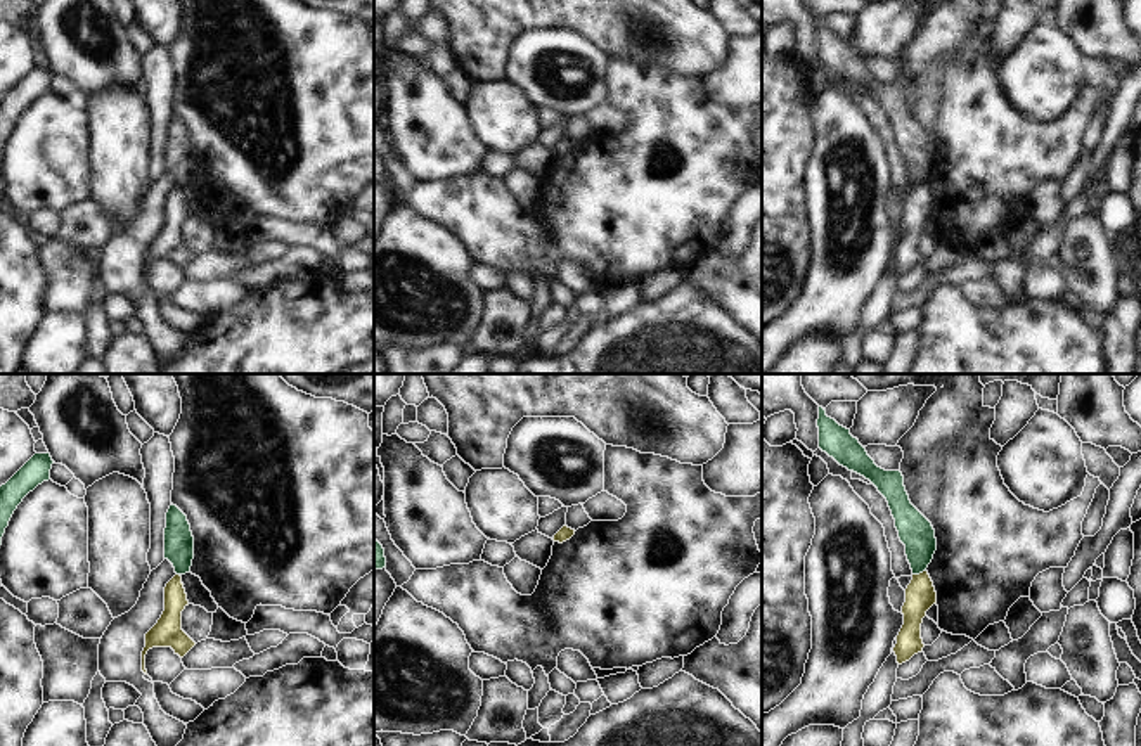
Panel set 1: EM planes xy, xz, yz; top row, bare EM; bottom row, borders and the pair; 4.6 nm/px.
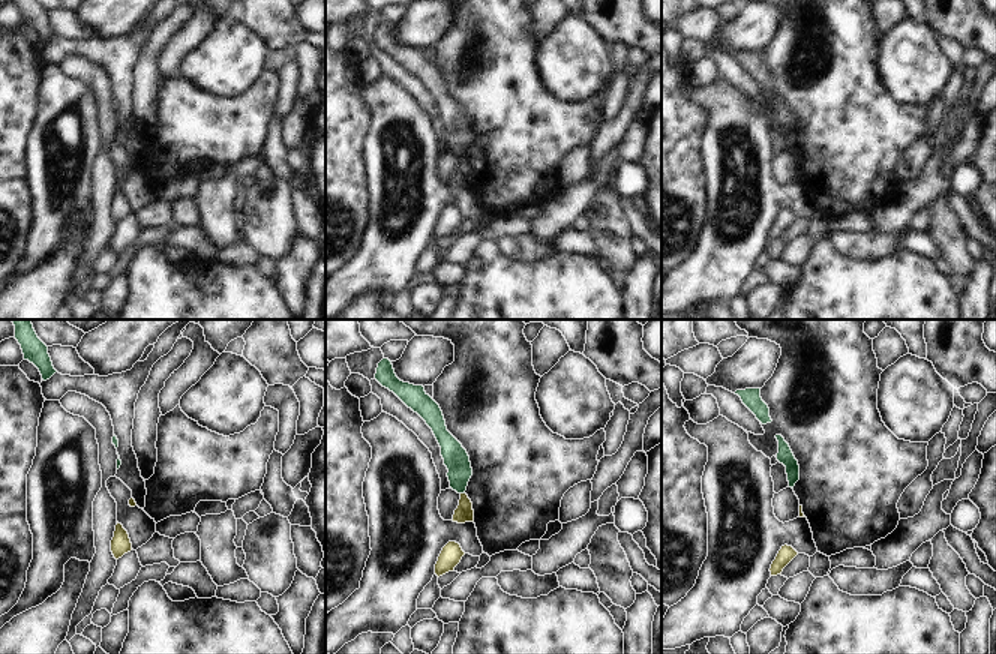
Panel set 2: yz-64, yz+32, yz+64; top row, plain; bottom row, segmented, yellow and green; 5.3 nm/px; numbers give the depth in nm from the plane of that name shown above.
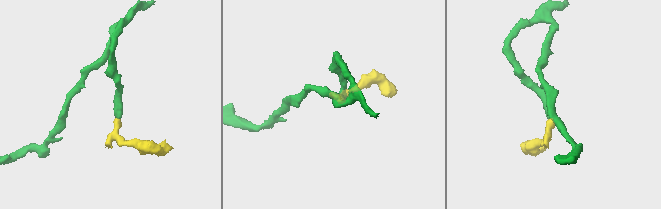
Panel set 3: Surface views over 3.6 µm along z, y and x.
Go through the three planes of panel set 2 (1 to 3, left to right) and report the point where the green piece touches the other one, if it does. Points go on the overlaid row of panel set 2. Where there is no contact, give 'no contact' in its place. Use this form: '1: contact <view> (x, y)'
1: no contact
2: contact yz+32 (462, 494)
3: no contact

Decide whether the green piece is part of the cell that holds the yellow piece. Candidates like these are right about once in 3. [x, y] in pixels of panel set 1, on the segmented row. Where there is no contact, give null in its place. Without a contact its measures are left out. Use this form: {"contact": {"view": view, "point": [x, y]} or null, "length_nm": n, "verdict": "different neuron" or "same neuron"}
{"contact": {"view": "yz", "point": [920, 573]}, "length_nm": 70, "verdict": "different neuron"}

